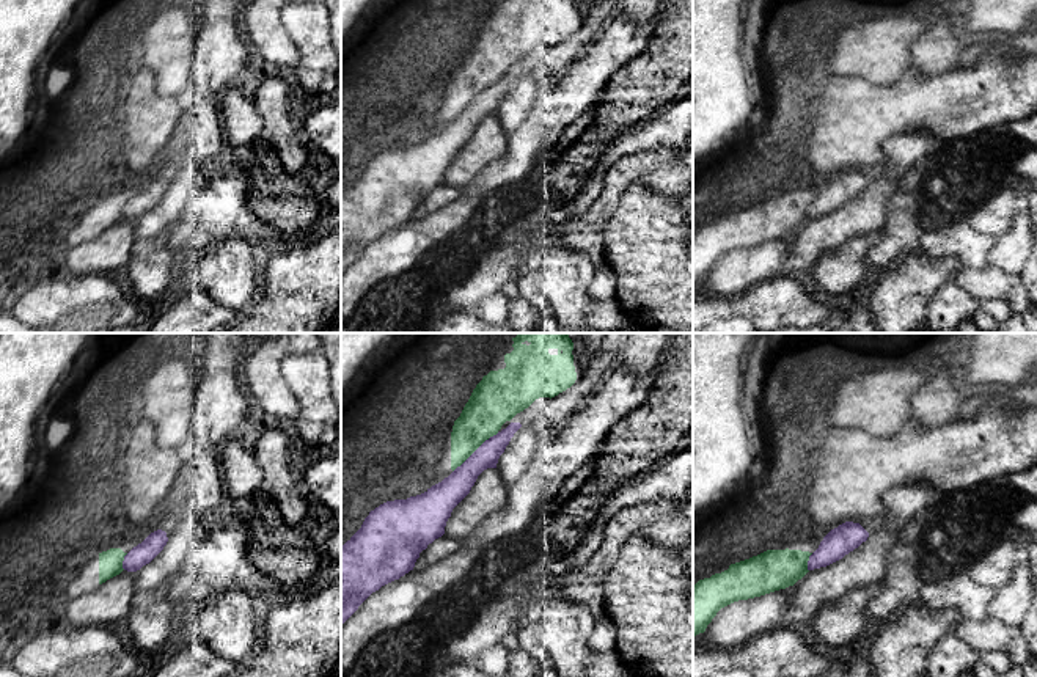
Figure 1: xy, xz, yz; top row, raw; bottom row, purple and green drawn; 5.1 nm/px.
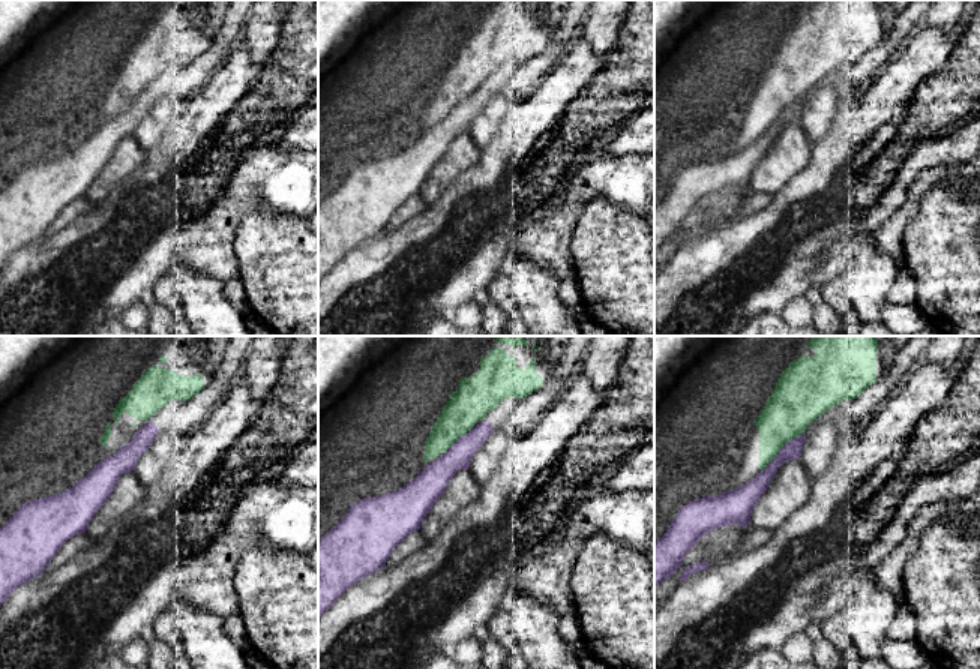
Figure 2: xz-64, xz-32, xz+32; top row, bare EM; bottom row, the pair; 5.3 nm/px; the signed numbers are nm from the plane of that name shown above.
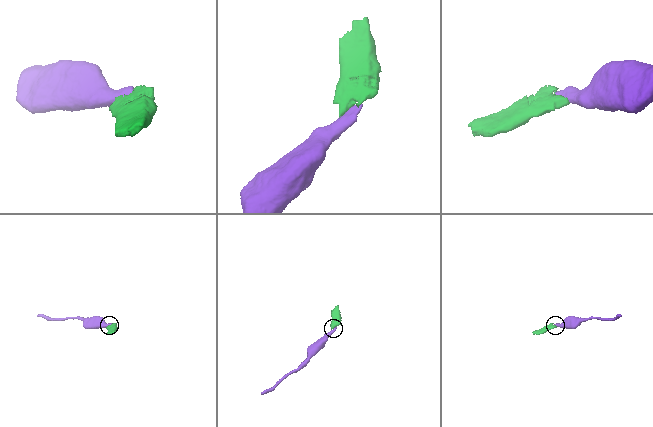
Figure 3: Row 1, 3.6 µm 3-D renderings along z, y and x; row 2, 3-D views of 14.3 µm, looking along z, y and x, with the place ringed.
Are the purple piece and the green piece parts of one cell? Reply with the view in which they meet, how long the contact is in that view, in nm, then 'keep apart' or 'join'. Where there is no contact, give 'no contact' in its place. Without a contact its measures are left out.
xz | 320 nm | keep apart

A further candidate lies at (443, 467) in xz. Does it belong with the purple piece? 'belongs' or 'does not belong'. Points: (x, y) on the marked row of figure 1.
does not belong

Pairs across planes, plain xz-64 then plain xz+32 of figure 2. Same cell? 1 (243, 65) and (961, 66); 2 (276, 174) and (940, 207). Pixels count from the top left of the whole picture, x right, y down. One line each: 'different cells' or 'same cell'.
1: different cells
2: different cells

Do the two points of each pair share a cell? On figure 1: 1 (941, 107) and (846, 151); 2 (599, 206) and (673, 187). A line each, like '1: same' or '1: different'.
1: same
2: same

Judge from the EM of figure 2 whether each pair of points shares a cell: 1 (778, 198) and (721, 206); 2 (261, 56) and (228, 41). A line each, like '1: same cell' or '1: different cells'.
1: different cells
2: different cells

